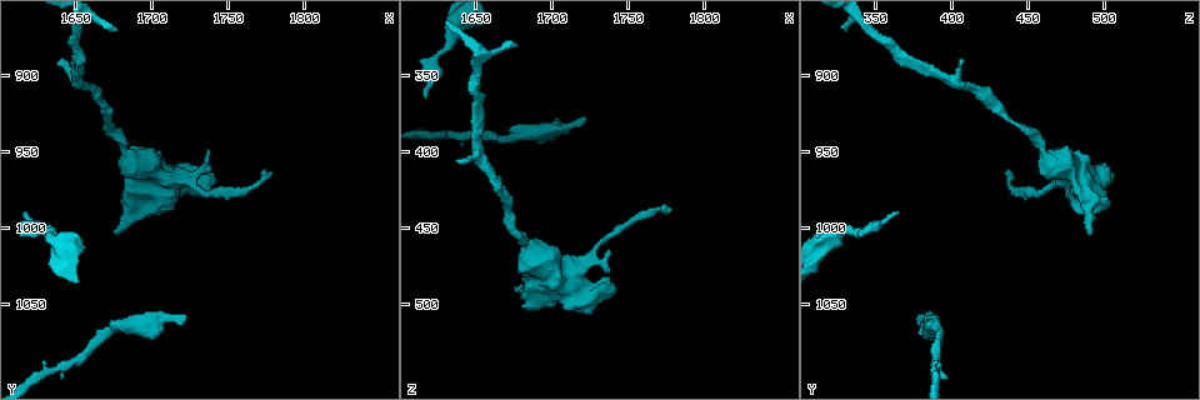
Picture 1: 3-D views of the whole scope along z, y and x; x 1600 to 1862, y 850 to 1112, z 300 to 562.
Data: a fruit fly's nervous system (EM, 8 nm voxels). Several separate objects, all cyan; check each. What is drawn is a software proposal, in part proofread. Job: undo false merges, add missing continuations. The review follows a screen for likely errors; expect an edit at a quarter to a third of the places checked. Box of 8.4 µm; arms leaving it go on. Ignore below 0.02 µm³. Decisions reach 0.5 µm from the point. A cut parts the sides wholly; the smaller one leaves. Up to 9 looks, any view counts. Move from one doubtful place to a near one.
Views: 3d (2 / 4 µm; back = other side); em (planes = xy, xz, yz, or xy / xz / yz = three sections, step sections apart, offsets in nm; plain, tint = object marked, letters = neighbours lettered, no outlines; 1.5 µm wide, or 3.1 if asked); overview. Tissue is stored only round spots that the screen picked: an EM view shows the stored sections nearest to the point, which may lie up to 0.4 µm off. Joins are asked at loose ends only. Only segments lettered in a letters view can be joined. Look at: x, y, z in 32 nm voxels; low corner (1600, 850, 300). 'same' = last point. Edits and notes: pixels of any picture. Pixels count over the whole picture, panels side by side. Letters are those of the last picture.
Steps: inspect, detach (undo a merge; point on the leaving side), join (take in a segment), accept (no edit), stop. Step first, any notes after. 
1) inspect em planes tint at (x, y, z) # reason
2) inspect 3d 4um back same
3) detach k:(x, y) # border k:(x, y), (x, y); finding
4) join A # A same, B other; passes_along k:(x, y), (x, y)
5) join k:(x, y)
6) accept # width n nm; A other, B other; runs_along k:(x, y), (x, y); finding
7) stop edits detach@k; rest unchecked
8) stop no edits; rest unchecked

inspect 3d 4um at (1722, 1058, 378) # branch stops here

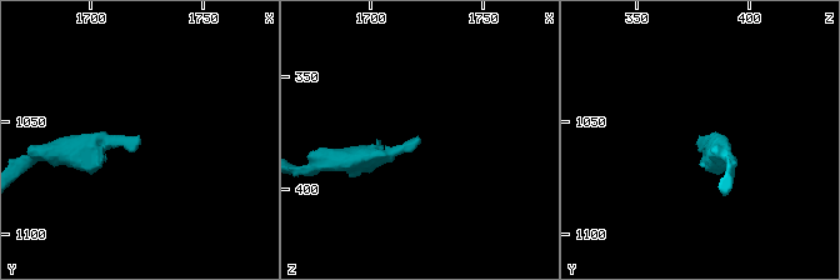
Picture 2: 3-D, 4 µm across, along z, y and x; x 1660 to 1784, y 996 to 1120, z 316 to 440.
inspect em yz step 8 letters at (1721, 1059, 376)

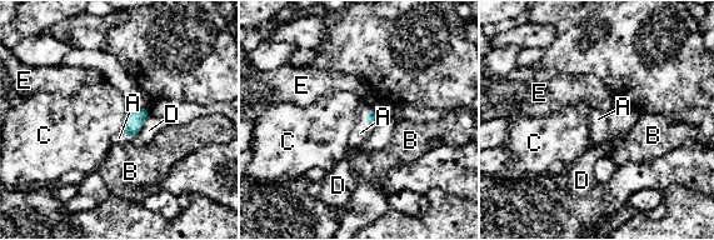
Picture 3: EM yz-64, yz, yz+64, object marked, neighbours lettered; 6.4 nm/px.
inspect em planes letters same # another direction

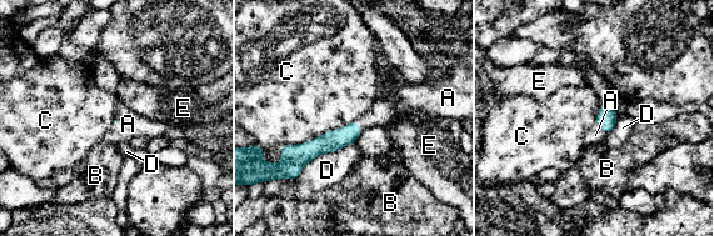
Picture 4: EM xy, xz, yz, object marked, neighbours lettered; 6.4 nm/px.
join A # A same, B other, C other, D other, E other; passes_along 4:(607, 118), (602, 127), (595, 135); the cell continues

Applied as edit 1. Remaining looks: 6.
inspect overview # see it whole again

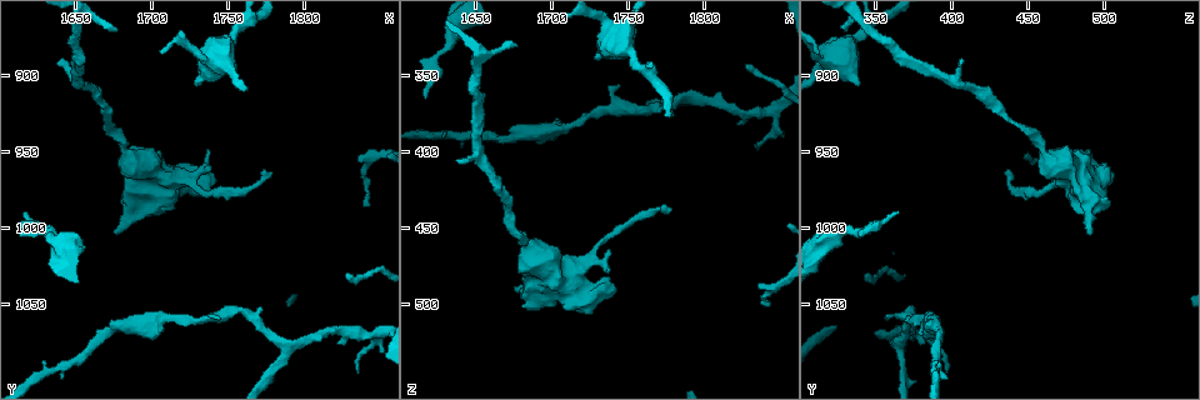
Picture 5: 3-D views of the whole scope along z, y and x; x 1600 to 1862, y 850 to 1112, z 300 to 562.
inspect 3d 4um at (1672, 932, 440) # narrows sharply

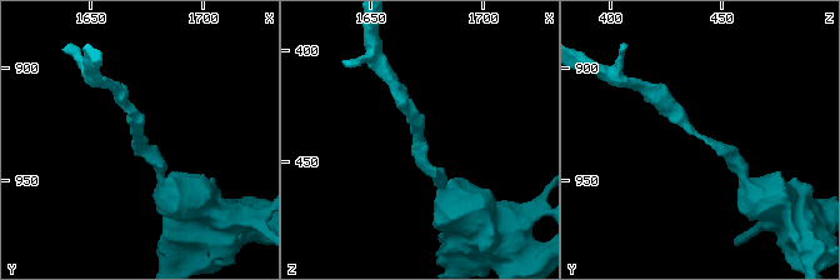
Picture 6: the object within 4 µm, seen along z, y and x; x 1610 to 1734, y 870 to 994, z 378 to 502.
inspect em planes letters at (1673, 932, 441) # arm_widths 180, 190 nm

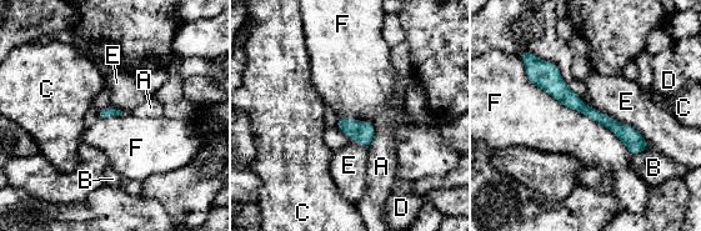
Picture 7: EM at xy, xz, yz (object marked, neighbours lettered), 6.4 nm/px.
accept # A other, B other, C other, D other, E other, F other; border 7:(524, 63), (531, 83), (631, 155); all the same cell

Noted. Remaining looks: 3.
inspect 3d 2um at (1636, 892, 406) # thin end

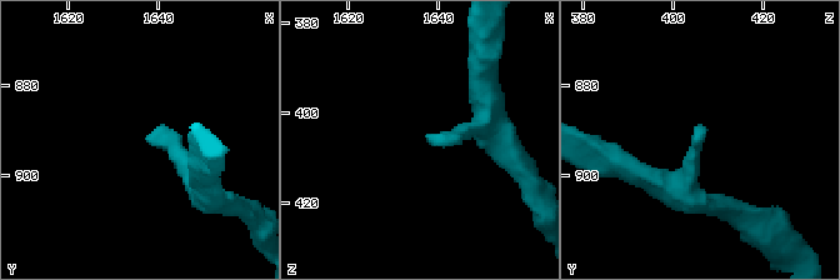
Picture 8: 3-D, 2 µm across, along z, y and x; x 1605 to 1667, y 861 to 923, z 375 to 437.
inspect em planes letters at (1639, 893, 406)

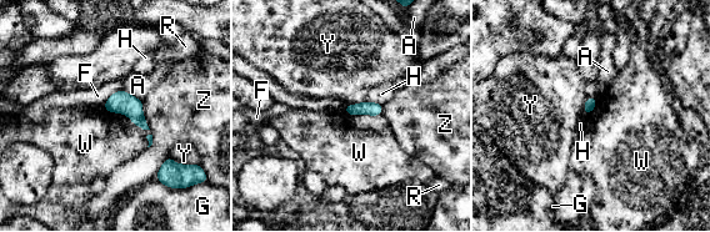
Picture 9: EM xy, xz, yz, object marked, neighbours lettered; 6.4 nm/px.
accept # A other, F other, G other, H other, R other, W other, Y other, Z other; border 9:(103, 107), (149, 130); none of them fits

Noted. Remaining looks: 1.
stop edits join@4; rest unchecked

